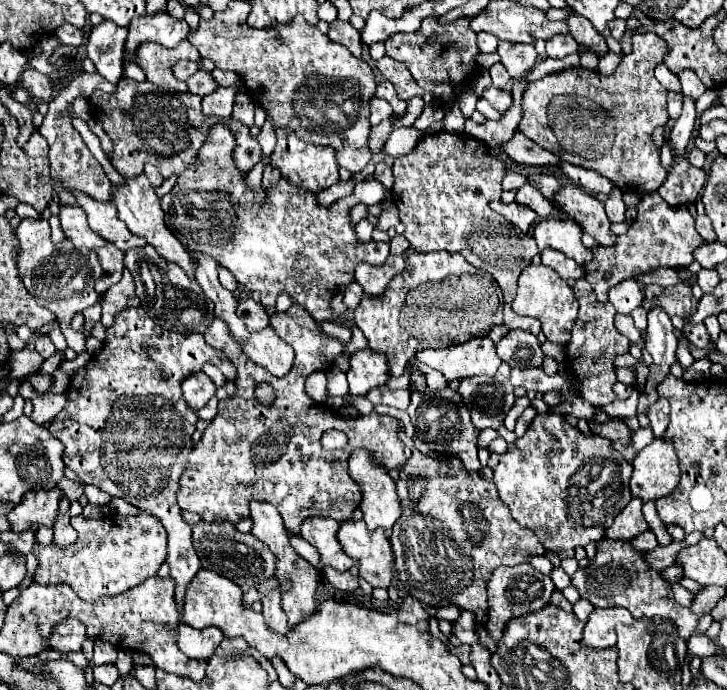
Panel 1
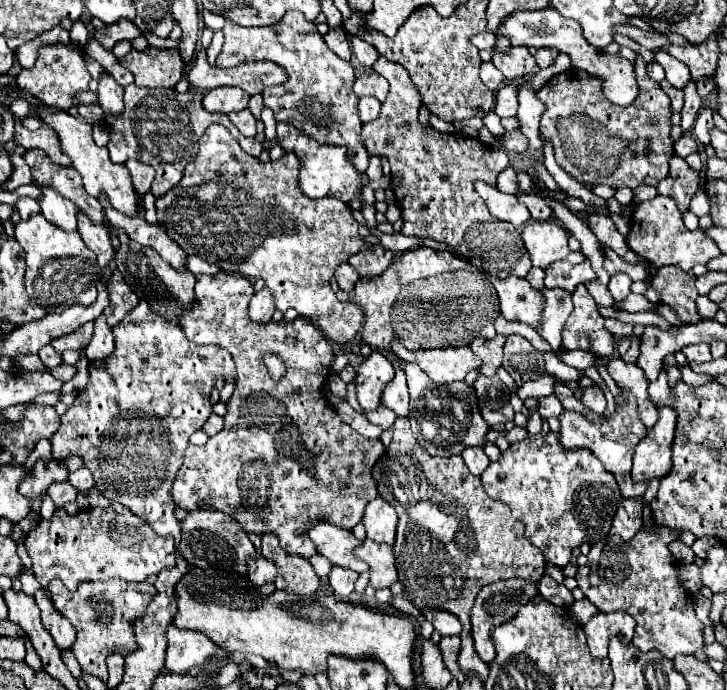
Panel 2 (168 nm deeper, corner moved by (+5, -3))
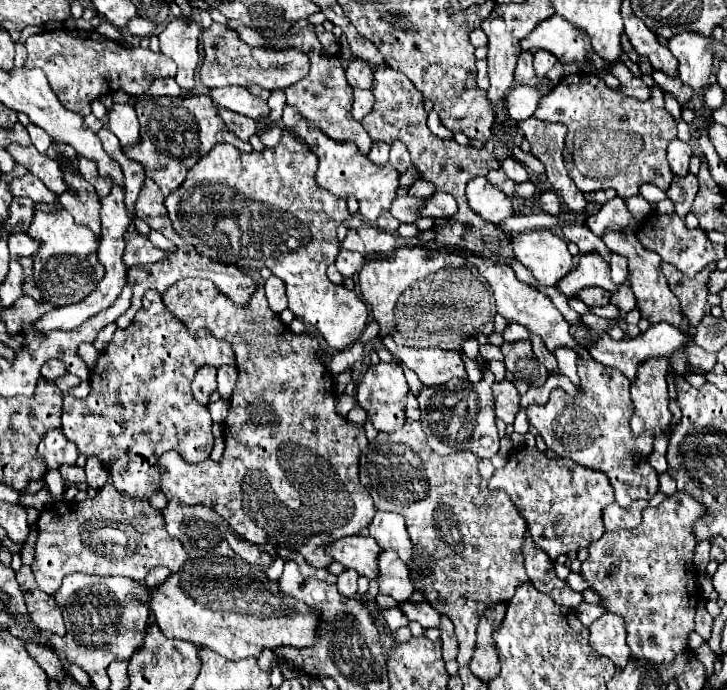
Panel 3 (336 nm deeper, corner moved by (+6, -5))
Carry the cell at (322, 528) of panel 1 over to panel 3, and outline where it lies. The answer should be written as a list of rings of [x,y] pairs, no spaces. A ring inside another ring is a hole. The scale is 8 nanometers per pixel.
[[[353,535],[353,537],[343,537],[329,545],[327,555],[331,555],[337,563],[345,565],[347,569],[355,569],[359,575],[367,579],[377,577],[377,553],[381,551],[379,545],[371,537],[363,535]]]

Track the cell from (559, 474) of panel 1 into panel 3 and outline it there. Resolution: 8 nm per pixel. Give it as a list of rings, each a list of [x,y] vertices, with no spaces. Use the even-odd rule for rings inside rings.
[[[521,447],[511,453],[507,465],[497,469],[489,479],[489,489],[501,489],[509,495],[527,521],[533,541],[537,541],[553,561],[559,555],[589,547],[591,541],[601,539],[605,533],[601,511],[605,505],[613,503],[613,487],[605,475],[589,471],[571,459],[549,459],[537,447]]]

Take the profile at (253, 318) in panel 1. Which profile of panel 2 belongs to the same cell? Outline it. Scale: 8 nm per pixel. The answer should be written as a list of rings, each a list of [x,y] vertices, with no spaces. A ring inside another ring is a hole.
[[[264,287],[262,291],[258,291],[252,301],[250,301],[250,319],[258,321],[258,323],[268,323],[272,319],[272,313],[276,311],[274,305],[274,297],[268,291],[268,287]]]

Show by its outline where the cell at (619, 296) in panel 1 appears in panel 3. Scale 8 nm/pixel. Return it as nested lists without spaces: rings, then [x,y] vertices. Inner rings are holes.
[[[615,253],[613,259],[611,259],[611,279],[613,279],[613,283],[617,287],[621,287],[623,281],[627,279],[627,275],[629,275],[629,271],[627,271],[627,259]]]

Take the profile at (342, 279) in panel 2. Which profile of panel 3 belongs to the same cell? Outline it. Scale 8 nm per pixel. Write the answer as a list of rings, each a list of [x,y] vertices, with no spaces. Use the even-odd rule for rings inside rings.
[[[339,251],[335,259],[335,267],[343,277],[353,277],[365,263],[365,257],[355,251]]]

